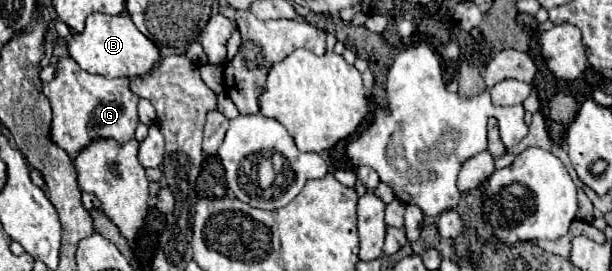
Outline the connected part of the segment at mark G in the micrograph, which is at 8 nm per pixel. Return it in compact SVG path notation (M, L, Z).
M61 56L57 60L57 74L49 84L43 84L43 92L53 110L49 138L71 158L77 158L83 148L99 138L113 138L117 144L127 144L135 138L139 96L131 92L129 78L109 80L95 76L81 70L71 56Z

